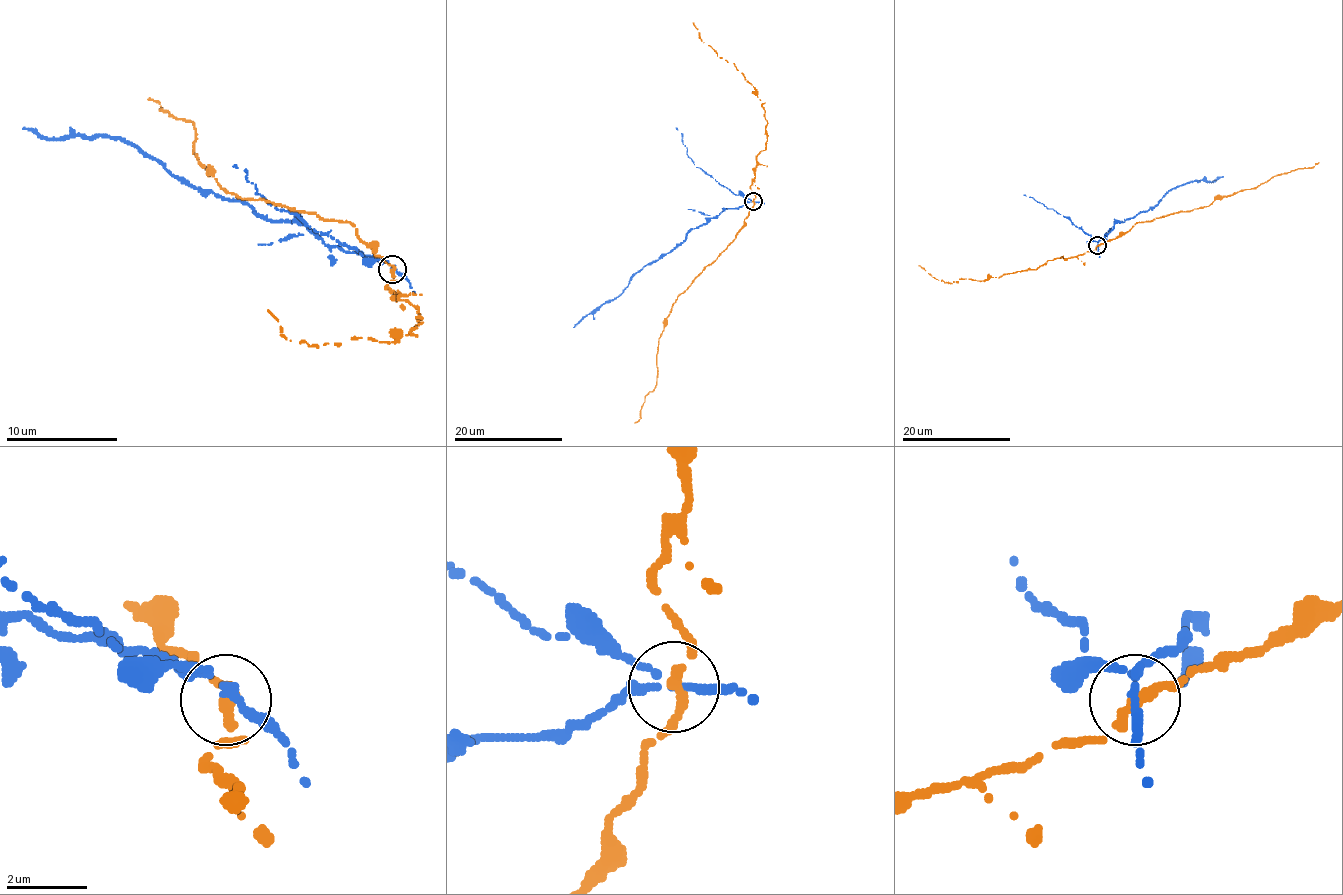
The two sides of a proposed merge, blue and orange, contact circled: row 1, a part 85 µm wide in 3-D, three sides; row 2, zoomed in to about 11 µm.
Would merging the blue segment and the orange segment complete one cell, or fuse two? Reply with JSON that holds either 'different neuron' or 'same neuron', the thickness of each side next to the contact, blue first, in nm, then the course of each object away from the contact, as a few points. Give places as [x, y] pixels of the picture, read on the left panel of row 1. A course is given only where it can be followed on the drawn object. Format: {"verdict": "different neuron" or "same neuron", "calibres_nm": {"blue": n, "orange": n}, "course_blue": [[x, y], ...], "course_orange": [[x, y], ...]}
{"verdict": "different neuron", "calibres_nm": {"blue": 160, "orange": 240}, "course_blue": [[393, 270], [301, 223], [200, 192], [119, 139], [47, 139], [22, 128]], "course_orange": [[393, 270], [351, 223], [320, 220], [223, 189], [197, 161], [195, 125], [161, 111], [158, 103], [147, 100]]}

